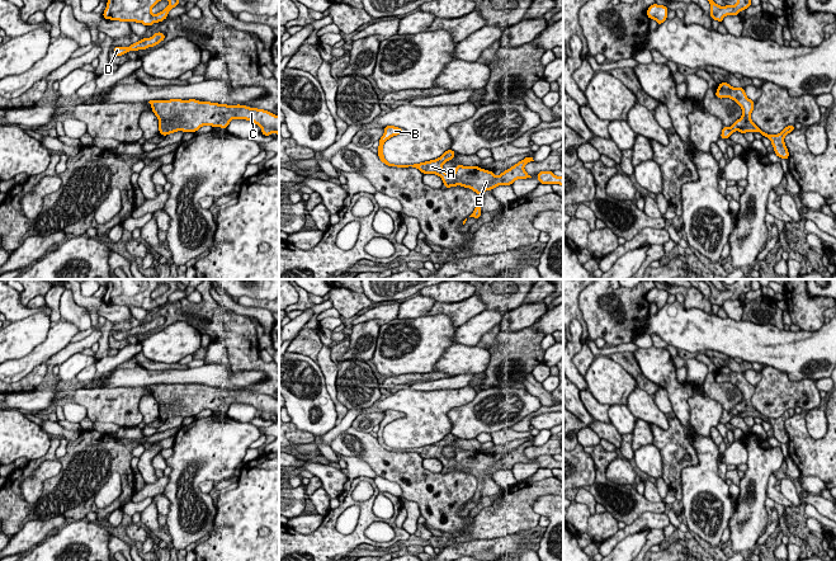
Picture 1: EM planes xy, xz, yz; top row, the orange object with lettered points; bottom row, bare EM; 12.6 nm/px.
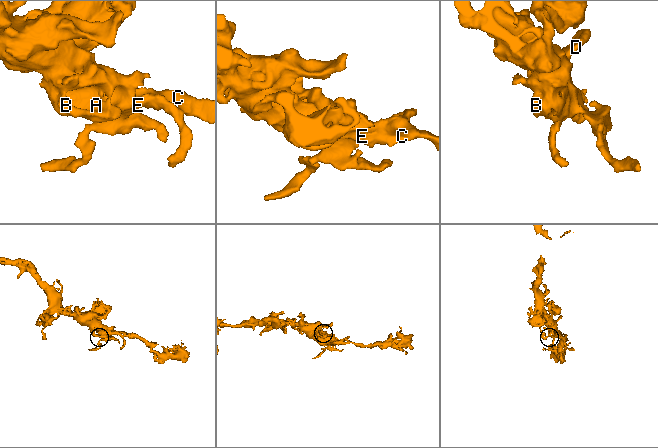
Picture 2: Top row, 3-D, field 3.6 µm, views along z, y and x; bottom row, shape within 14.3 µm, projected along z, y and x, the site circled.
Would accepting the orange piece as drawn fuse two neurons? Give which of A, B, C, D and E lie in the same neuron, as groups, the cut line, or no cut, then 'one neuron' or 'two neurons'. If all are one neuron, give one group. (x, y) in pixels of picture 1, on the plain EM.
A B C D E; no cut; one neuron

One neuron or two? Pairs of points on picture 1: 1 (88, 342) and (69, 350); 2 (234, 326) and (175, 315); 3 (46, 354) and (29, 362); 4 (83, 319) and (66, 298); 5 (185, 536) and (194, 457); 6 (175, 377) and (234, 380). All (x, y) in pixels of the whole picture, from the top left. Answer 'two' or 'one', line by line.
1: one
2: one
3: one
4: one
5: one
6: one

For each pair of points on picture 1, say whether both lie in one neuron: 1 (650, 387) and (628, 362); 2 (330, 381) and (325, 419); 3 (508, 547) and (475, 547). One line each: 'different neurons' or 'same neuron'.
1: same neuron
2: different neurons
3: same neuron

